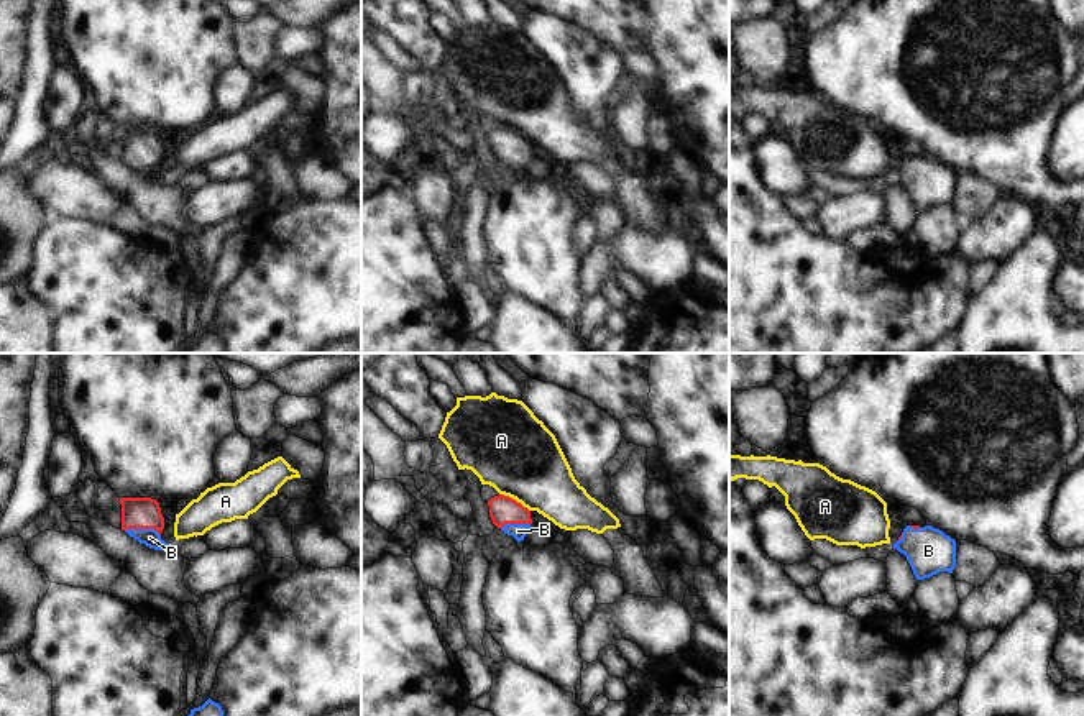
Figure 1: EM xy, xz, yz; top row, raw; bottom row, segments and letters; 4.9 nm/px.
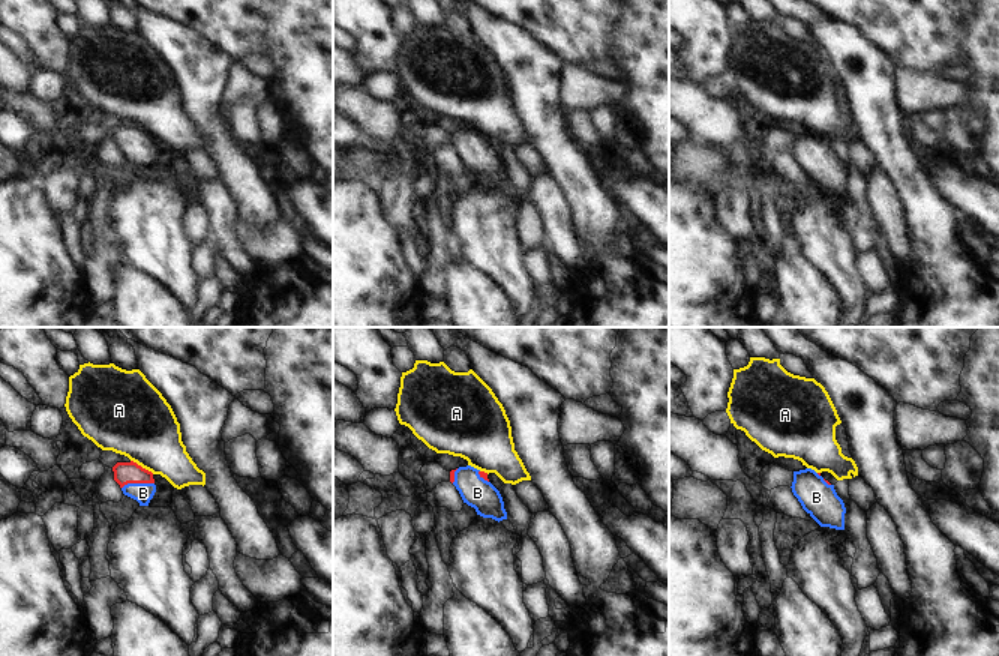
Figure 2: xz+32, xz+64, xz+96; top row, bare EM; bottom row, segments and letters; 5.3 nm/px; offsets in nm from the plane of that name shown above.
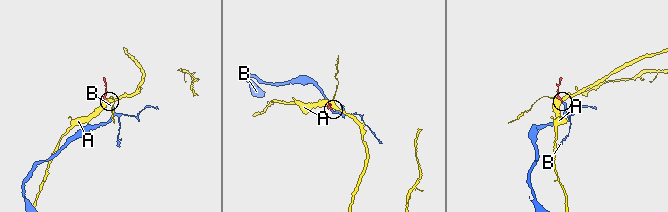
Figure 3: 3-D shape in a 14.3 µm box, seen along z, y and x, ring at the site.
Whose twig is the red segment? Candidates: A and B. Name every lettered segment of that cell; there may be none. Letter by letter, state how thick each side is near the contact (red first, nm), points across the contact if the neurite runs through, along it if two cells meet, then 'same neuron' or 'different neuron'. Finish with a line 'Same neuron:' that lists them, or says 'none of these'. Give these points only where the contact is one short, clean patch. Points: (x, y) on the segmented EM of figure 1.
A: 140/400 nm | along xz (500, 493), (514, 498), (529, 511) | different neuron
B: 160/90 nm | across xy (137, 513), (143, 527), (150, 537) | same neuron
Same neuron: B

